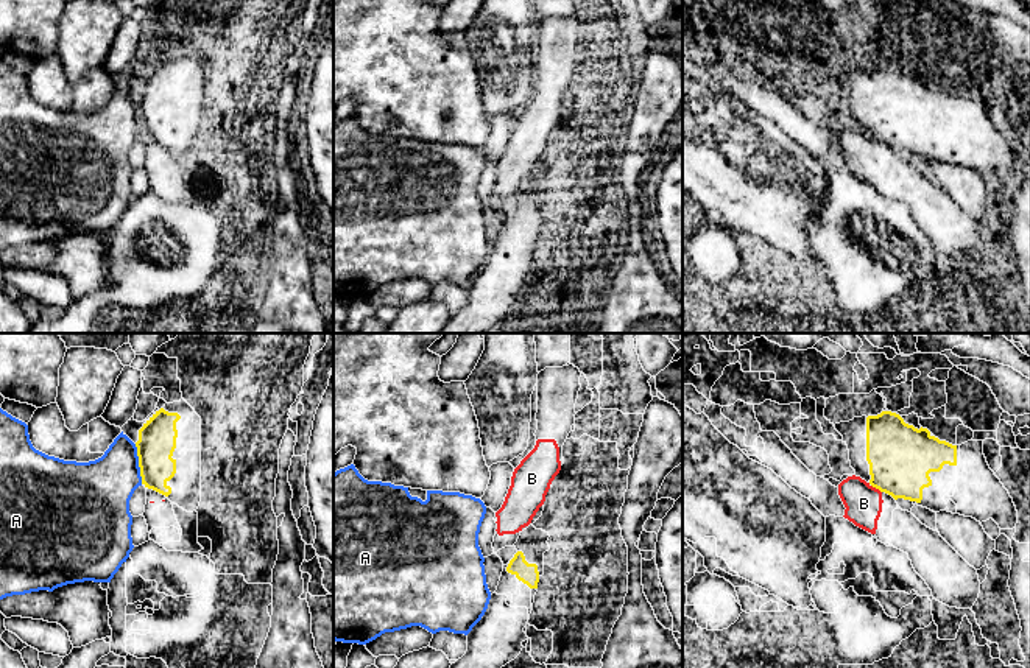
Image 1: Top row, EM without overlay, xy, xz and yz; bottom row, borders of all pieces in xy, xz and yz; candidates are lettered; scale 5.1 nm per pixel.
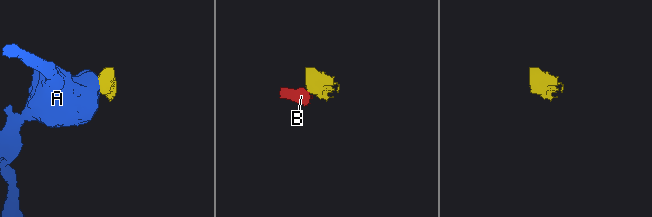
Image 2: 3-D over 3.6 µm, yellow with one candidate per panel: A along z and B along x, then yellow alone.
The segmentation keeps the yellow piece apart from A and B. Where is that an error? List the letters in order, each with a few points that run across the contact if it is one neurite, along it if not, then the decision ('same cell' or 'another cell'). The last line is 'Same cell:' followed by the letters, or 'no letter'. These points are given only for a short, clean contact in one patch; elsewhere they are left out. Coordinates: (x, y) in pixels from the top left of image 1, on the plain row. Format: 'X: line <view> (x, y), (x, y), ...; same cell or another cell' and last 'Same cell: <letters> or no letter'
A: line xy (134, 95), (142, 134); another cell
B: line yz (868, 134), (881, 144); another cell
Same cell: no letter

